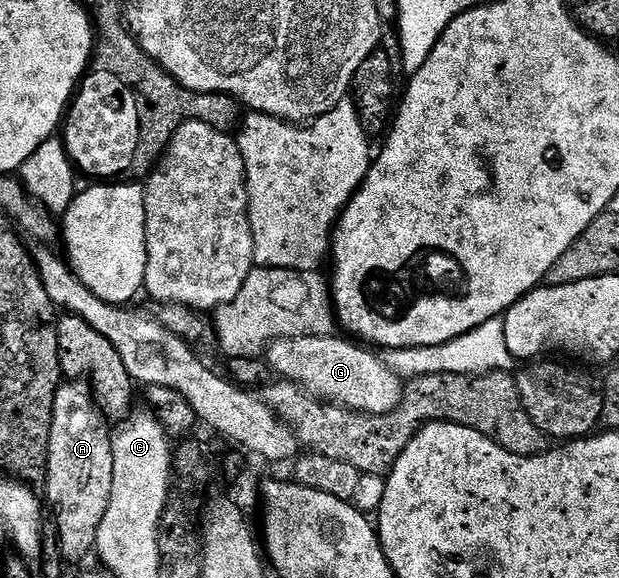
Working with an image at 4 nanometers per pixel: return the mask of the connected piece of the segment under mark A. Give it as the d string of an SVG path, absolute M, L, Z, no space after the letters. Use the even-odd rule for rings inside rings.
M66 381L52 405L52 437L48 441L45 502L54 510L58 543L63 560L82 559L98 545L100 521L112 497L112 431L106 416L94 404L89 386Z

